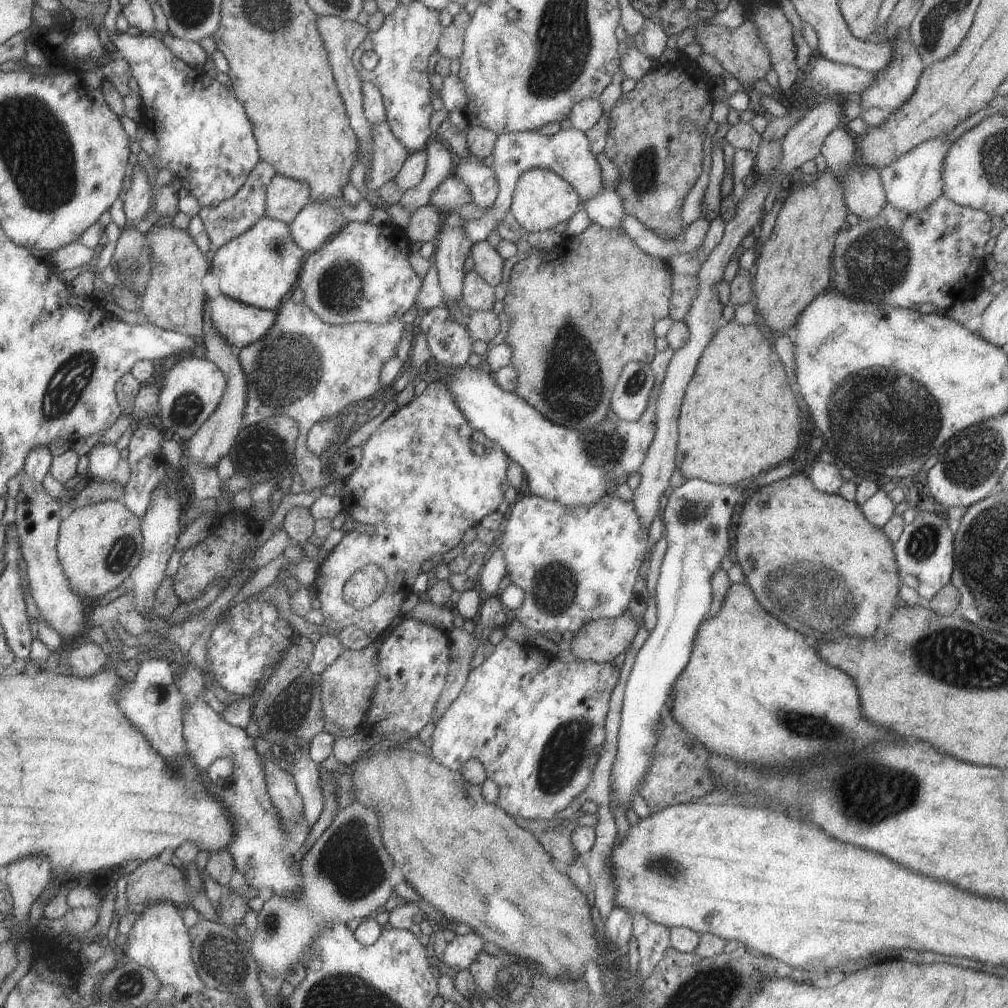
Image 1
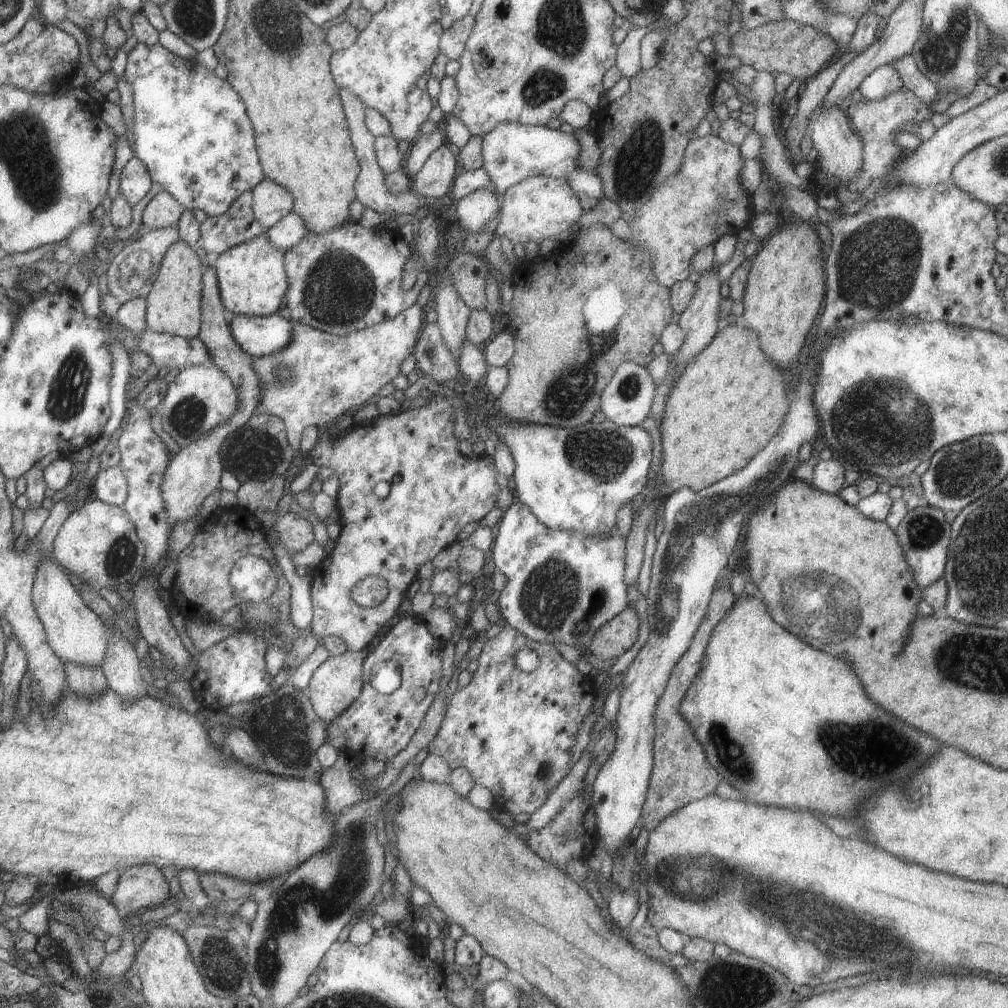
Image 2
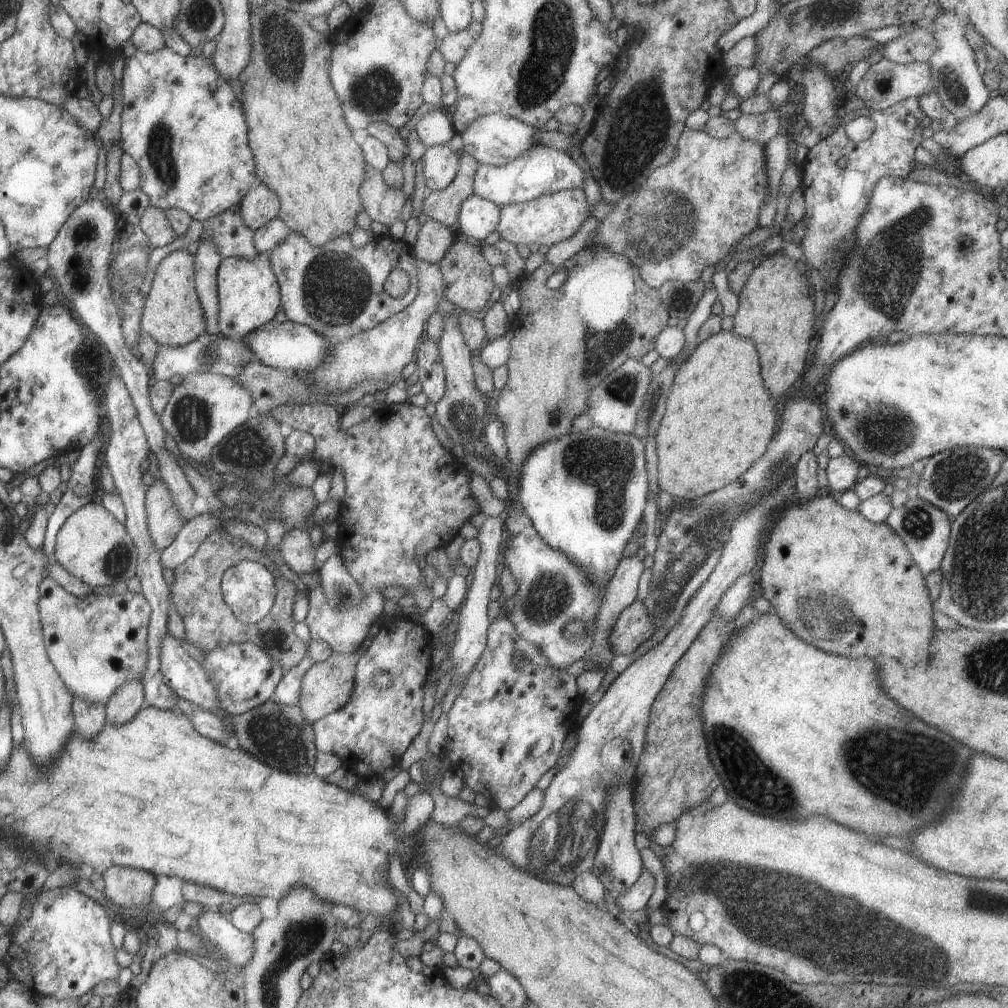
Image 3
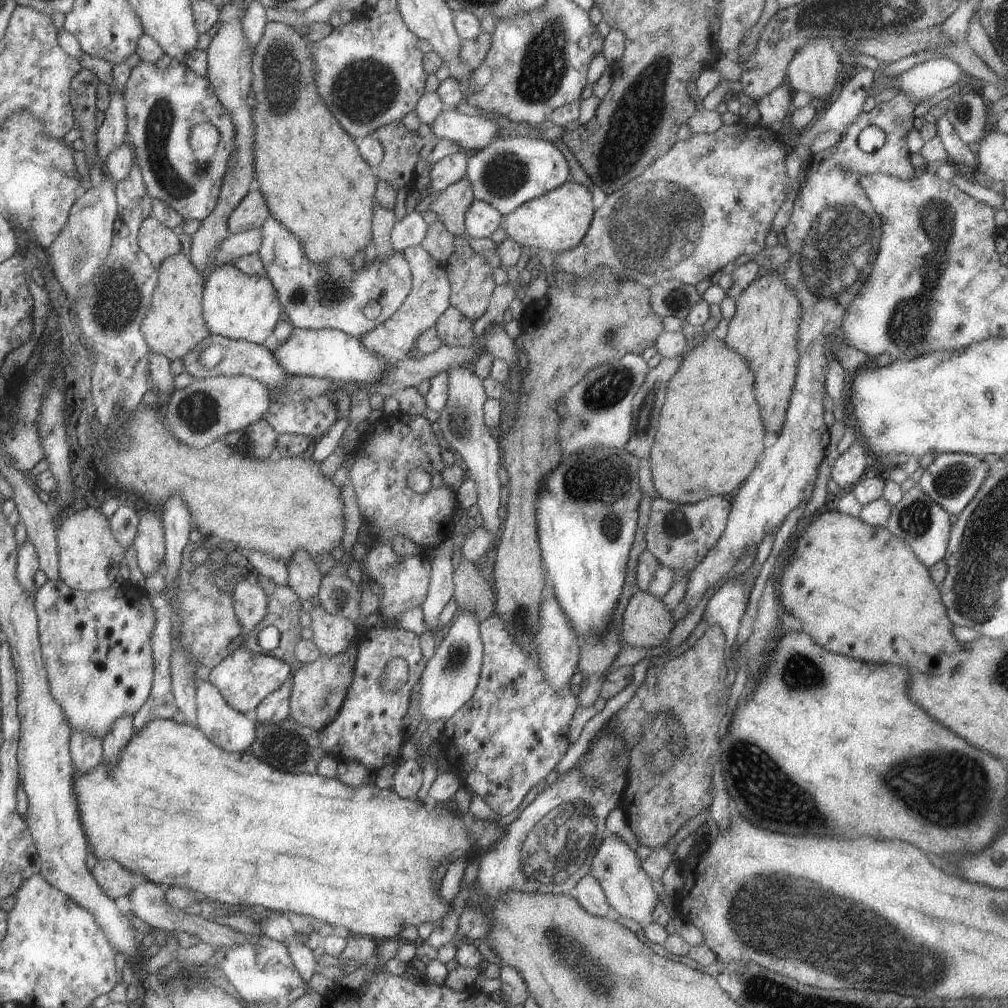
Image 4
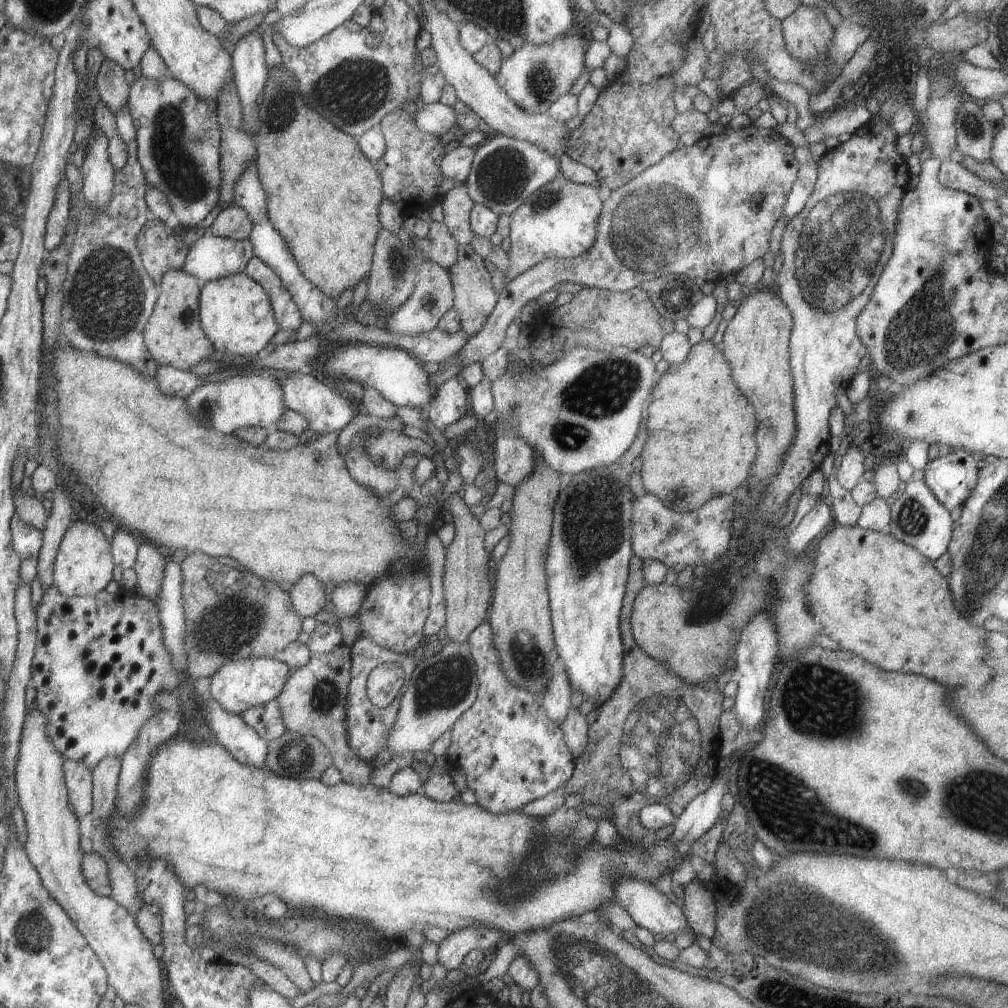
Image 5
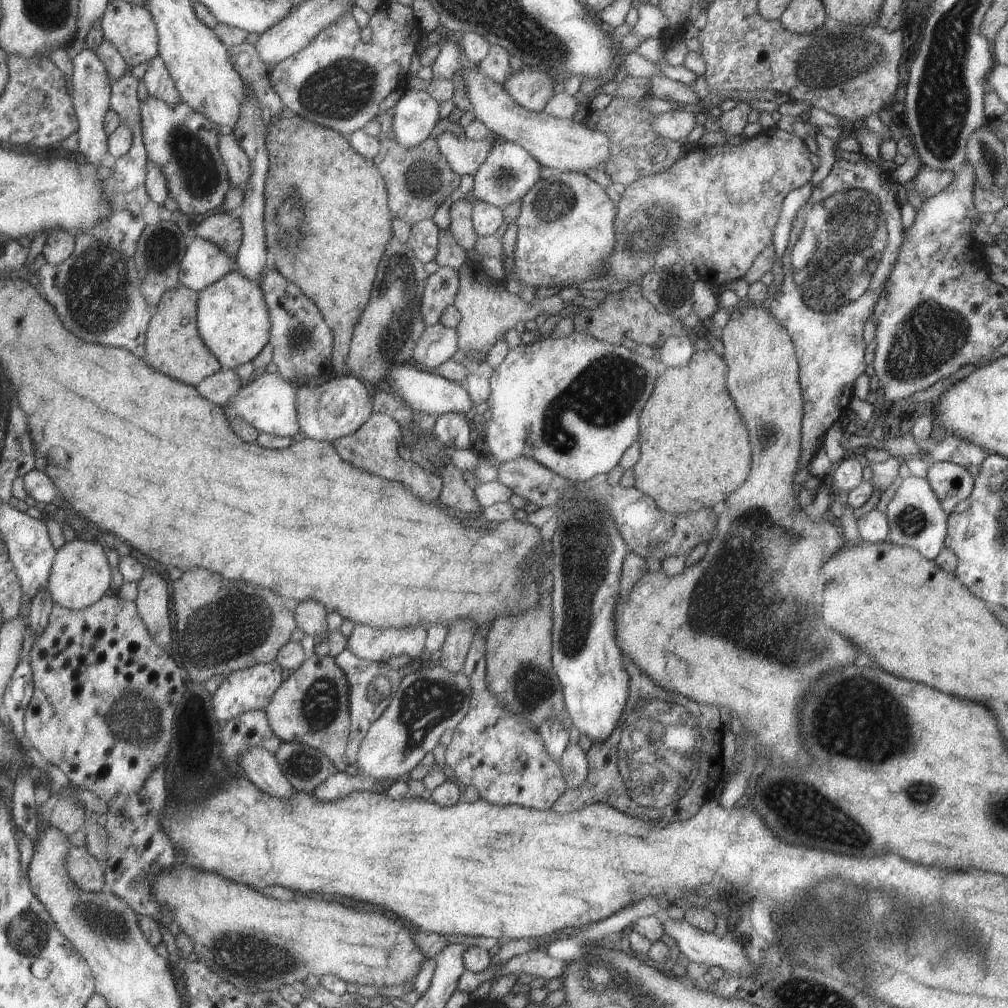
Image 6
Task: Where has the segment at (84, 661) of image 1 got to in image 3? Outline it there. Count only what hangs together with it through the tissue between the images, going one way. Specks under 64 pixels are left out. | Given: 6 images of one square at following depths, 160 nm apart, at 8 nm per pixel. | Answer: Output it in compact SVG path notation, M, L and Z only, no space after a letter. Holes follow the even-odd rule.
M81 697L72 698L74 728L82 737L91 738L106 723L103 703L88 703Z

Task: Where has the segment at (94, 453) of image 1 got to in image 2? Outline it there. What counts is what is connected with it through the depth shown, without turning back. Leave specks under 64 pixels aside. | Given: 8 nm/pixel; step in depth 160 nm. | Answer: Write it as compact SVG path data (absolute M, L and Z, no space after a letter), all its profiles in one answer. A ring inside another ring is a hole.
M119 464L96 472L93 494L100 501L122 508L127 491L126 478Z

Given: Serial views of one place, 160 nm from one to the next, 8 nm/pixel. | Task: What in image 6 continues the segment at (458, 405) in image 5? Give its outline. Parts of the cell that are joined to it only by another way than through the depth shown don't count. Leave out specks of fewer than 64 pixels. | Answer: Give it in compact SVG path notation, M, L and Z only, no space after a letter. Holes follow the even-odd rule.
M450 412L437 416L432 432L443 445L455 449L469 447L469 430L471 429L465 415Z

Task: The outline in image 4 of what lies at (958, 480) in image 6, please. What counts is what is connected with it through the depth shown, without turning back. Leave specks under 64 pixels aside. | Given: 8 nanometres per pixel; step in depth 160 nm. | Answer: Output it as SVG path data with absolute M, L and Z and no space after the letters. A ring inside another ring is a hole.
M937 453L934 460L922 470L918 487L947 514L959 514L974 497L983 479L987 476L989 465L969 453Z

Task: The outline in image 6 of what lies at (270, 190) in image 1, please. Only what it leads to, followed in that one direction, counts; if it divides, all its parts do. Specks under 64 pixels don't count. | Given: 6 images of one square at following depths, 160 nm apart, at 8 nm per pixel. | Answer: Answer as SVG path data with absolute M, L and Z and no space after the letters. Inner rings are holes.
M236 213L212 214L195 227L195 236L215 244L219 250L223 250L223 254L234 258L242 240L239 218Z

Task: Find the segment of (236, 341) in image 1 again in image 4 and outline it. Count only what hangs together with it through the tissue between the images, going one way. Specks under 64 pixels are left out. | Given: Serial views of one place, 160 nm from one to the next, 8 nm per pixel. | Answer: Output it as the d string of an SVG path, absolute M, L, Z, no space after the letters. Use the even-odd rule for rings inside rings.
M293 327L289 337L281 341L272 352L275 362L287 375L309 375L344 383L370 383L378 381L389 365L369 353L357 337L337 329L300 329Z

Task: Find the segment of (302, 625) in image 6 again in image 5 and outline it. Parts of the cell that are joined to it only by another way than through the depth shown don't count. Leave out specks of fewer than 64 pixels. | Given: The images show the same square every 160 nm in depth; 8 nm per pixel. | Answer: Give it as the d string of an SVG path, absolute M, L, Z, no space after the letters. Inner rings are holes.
M303 574L301 578L292 582L288 595L292 607L301 618L311 617L321 609L323 610L323 605L328 598L323 589L324 584L311 574Z

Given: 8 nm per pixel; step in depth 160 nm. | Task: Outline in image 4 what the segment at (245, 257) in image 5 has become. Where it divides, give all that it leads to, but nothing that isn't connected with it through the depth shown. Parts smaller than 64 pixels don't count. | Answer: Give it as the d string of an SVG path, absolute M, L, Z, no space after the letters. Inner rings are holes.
M249 229L237 234L229 234L220 242L214 253L214 258L210 259L208 263L208 269L211 270L215 265L221 263L231 264L232 258L238 256L256 253L261 243L261 229Z

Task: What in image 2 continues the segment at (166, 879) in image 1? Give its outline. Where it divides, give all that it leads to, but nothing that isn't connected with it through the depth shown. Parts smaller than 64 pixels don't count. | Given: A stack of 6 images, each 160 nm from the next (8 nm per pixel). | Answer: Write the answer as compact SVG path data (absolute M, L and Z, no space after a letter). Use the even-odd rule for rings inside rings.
M153 865L126 867L119 875L115 892L110 901L122 918L135 915L139 908L154 908L170 901L169 887L161 870Z

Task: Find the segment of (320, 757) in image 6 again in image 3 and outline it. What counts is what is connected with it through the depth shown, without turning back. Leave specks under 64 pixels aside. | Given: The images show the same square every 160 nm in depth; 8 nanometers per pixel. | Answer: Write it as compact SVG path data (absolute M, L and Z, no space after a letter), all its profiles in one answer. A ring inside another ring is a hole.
M272 696L271 699L267 699L263 704L260 704L251 710L238 715L229 715L228 717L232 724L232 728L234 729L234 735L238 738L238 748L242 751L248 752L257 760L260 760L262 763L265 763L278 771L302 775L313 773L318 750L314 743L312 724L303 718L299 706L278 705L273 700Z

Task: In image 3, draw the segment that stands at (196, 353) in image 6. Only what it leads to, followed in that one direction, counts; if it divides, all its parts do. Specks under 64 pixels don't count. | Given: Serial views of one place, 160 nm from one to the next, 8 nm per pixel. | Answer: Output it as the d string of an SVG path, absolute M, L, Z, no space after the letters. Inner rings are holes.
M173 250L160 260L154 270L150 290L144 298L139 320L140 330L158 345L183 346L204 331L206 324L196 291L192 254L186 250Z

